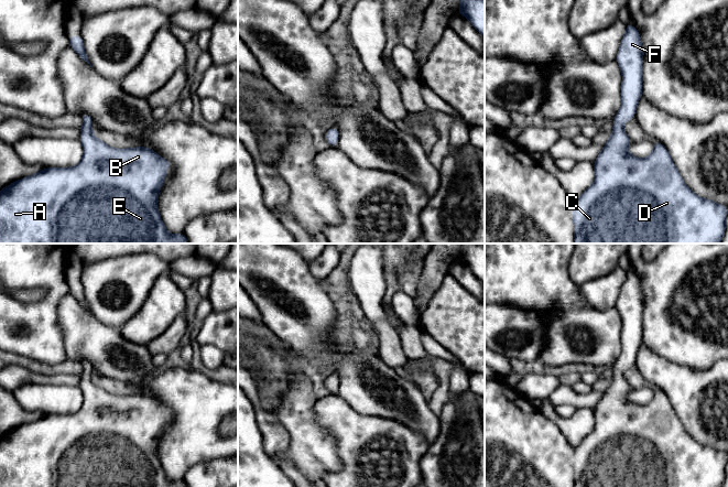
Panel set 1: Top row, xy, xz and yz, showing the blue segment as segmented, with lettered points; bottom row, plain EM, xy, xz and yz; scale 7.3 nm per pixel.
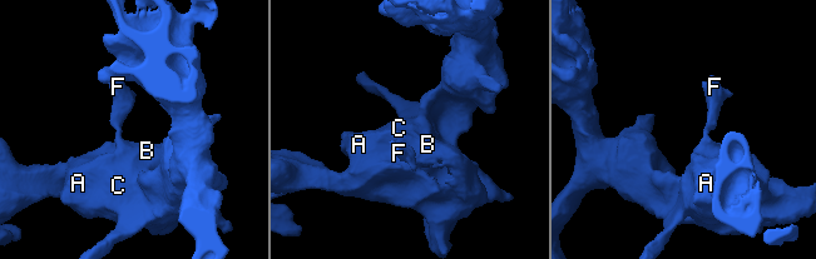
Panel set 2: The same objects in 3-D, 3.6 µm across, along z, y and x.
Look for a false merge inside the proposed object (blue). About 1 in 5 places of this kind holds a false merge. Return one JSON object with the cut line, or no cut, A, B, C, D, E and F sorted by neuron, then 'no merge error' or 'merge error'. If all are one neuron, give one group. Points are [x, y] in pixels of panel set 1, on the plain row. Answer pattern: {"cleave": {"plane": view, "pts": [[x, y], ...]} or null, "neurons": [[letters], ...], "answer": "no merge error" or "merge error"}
{"cleave": null, "neurons": [["A", "B", "C", "D", "E", "F"]], "answer": "no merge error"}

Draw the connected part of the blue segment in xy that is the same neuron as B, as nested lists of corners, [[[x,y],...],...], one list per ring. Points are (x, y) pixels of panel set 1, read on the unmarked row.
[[[86,359],[80,360],[83,374],[80,376],[80,389],[83,391],[83,404],[73,414],[45,414],[41,419],[23,424],[0,436],[0,487],[187,487],[184,480],[170,480],[160,463],[157,455],[159,439],[166,426],[165,415],[170,415],[171,409],[150,394],[137,393],[115,396],[96,385],[93,380],[93,365]]]

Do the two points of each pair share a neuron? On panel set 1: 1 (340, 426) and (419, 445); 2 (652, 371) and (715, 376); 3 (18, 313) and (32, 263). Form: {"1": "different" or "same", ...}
{"1": "same", "2": "same", "3": "same"}

